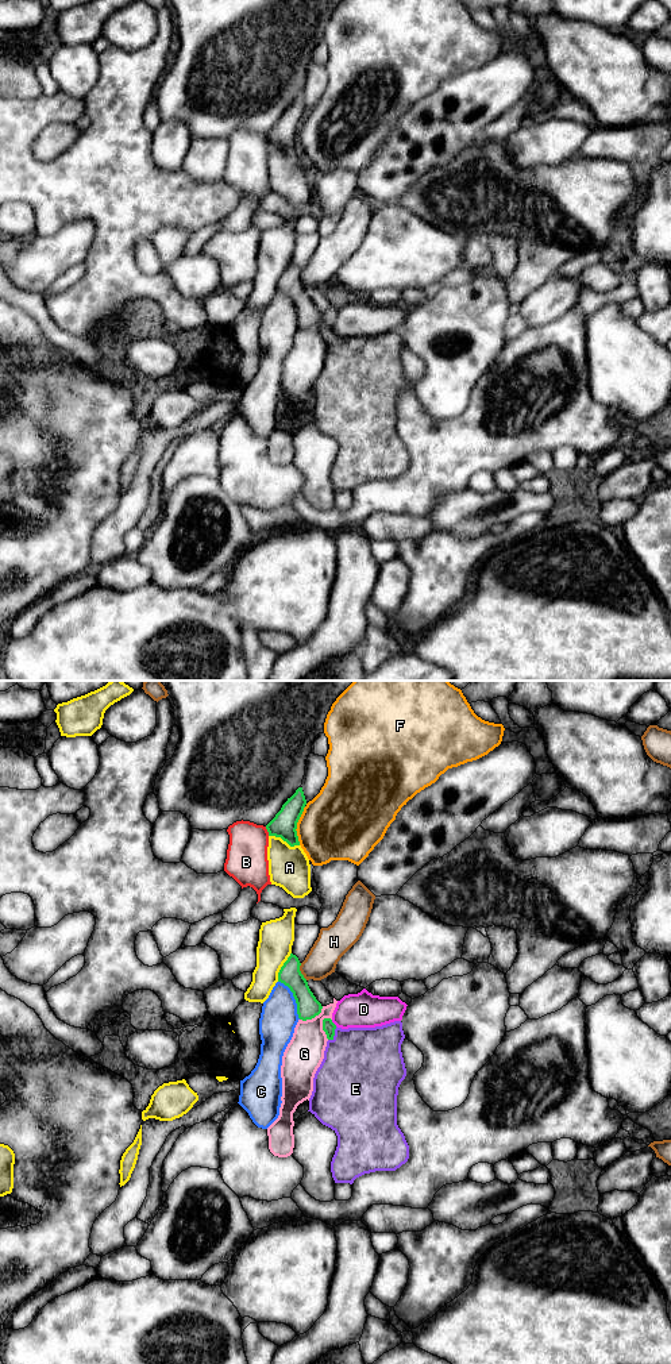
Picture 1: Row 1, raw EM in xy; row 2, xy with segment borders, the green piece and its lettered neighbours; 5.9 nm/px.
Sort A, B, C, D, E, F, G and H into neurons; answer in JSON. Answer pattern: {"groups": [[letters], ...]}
{"groups": [["A"], ["B"], ["C"], ["D"], ["E"], ["F"], ["G"], ["H"]]}

